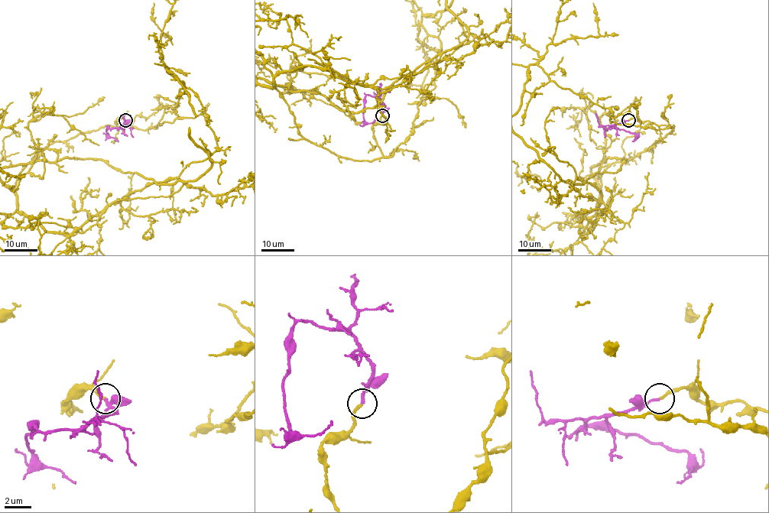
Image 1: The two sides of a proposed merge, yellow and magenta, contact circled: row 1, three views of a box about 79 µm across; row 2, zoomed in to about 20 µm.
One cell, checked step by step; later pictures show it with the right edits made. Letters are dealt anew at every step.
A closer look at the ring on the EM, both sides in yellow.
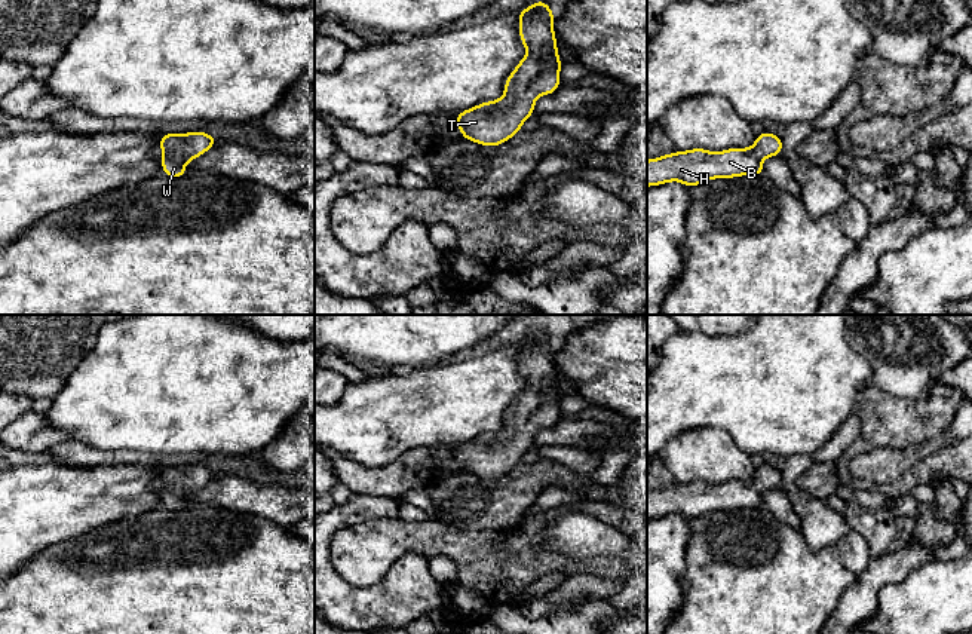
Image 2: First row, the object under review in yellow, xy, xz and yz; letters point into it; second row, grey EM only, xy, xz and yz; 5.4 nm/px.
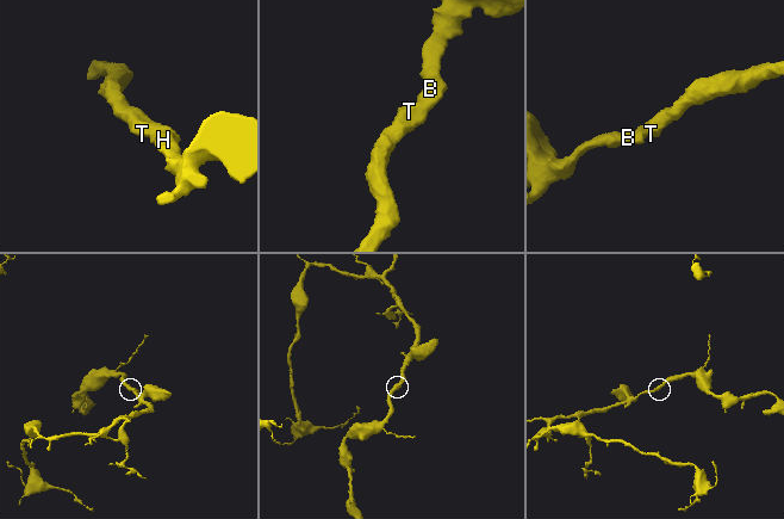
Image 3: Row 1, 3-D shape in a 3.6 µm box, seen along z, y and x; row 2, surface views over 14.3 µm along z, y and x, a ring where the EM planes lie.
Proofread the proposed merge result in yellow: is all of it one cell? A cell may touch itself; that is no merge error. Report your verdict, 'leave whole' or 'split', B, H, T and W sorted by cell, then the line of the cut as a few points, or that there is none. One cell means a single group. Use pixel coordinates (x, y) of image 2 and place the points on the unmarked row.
leave whole; groups B H T W; cut none

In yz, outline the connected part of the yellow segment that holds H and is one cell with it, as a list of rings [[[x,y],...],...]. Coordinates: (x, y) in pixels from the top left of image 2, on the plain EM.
[[[761,465],[752,480],[709,484],[692,481],[674,484],[647,493],[647,520],[680,514],[686,520],[694,520],[714,511],[735,511],[742,508],[764,506],[764,490],[781,488],[782,471],[770,465]]]

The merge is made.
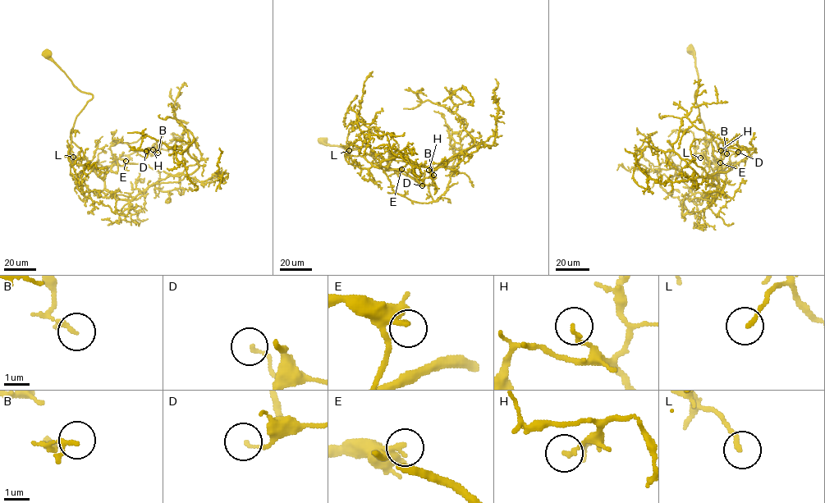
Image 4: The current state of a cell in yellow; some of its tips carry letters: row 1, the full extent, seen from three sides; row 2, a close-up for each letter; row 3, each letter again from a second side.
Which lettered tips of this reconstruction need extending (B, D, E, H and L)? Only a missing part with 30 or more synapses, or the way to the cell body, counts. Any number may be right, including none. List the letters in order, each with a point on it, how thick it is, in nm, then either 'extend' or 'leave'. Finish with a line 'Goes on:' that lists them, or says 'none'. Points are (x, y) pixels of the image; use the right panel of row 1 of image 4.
B: (726, 153) | 140 nm | leave
D: (738, 152) | 120 nm | leave
E: (720, 162) | 200 nm | extend
H: (721, 150) | 160 nm | leave
L: (700, 157) | 170 nm | extend
Goes on: E, L

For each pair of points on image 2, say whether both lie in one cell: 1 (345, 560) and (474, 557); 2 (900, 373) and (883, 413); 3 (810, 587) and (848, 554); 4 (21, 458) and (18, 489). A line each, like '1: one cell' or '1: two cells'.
1: one cell
2: two cells
3: two cells
4: two cells

